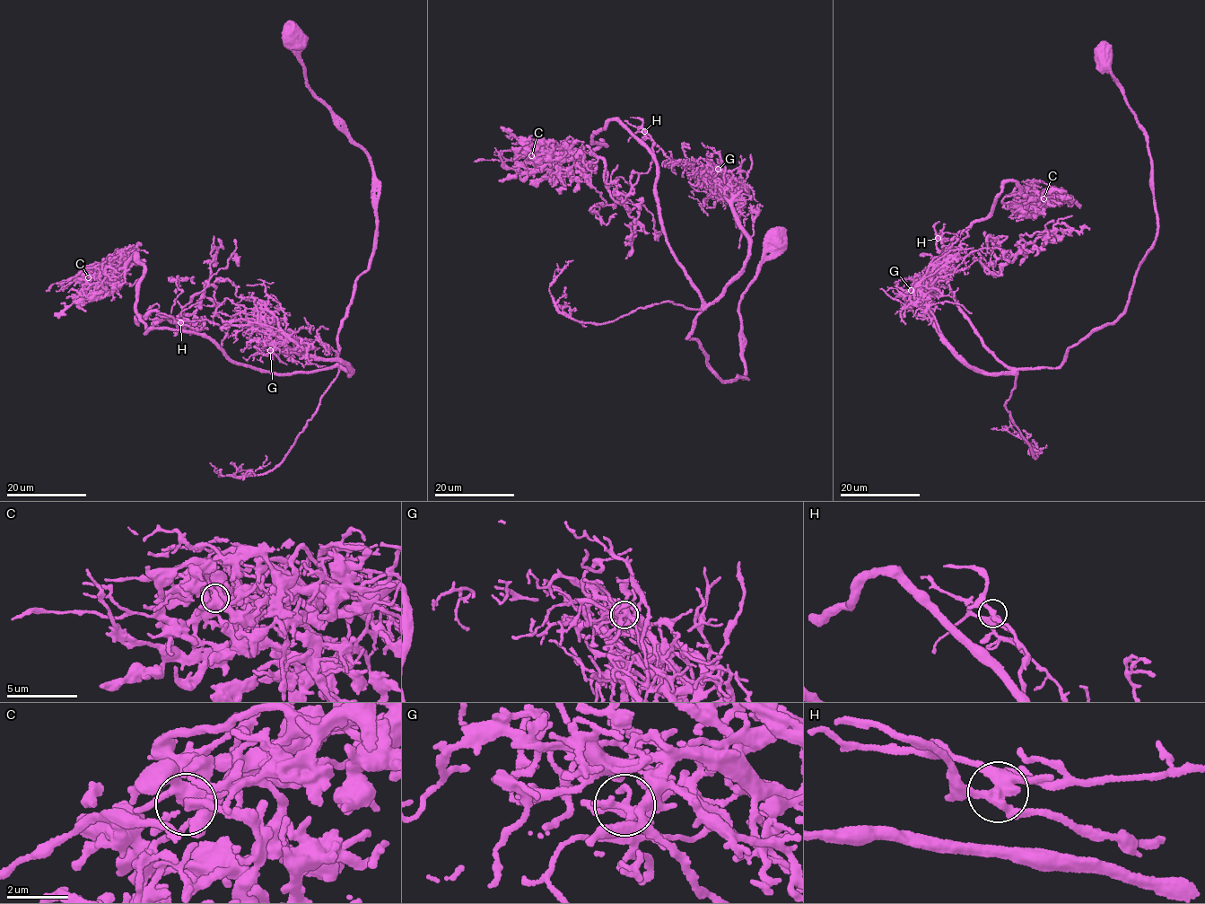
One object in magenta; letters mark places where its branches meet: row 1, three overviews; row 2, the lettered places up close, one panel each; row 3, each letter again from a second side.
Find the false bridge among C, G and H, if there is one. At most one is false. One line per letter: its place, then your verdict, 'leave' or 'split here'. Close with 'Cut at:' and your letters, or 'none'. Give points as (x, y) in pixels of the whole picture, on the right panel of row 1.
C: at (1043, 198); leave
G: at (911, 290); leave
H: at (938, 238); split here
Cut at: H

